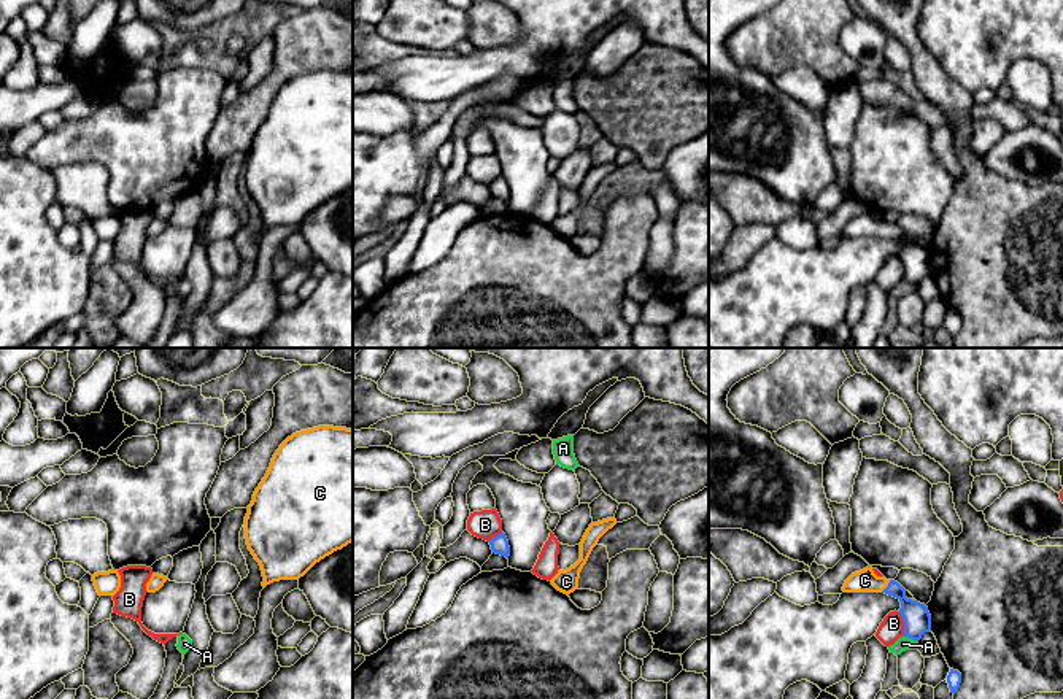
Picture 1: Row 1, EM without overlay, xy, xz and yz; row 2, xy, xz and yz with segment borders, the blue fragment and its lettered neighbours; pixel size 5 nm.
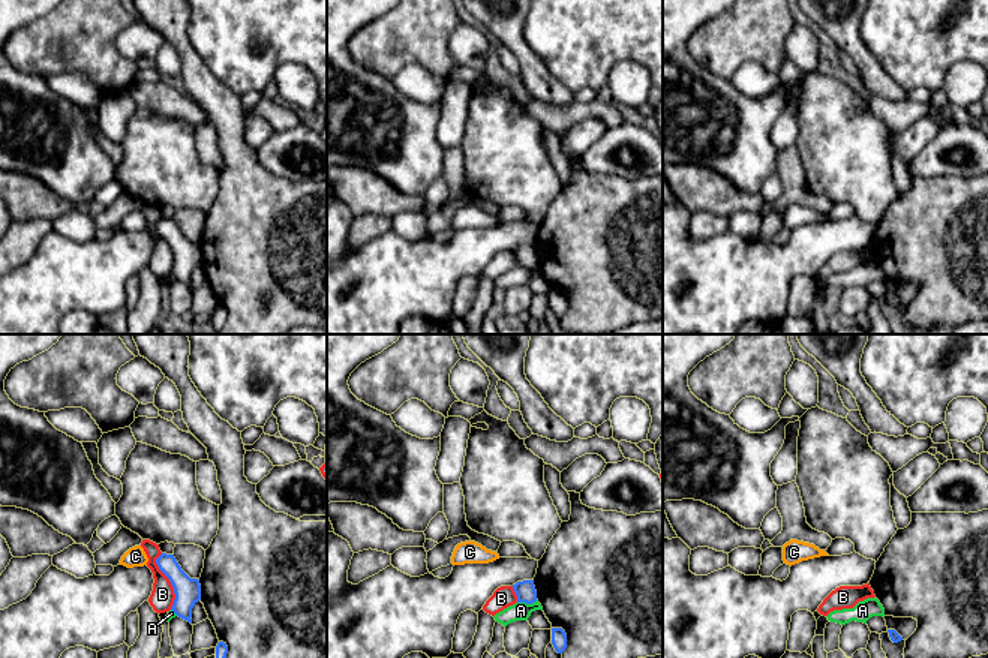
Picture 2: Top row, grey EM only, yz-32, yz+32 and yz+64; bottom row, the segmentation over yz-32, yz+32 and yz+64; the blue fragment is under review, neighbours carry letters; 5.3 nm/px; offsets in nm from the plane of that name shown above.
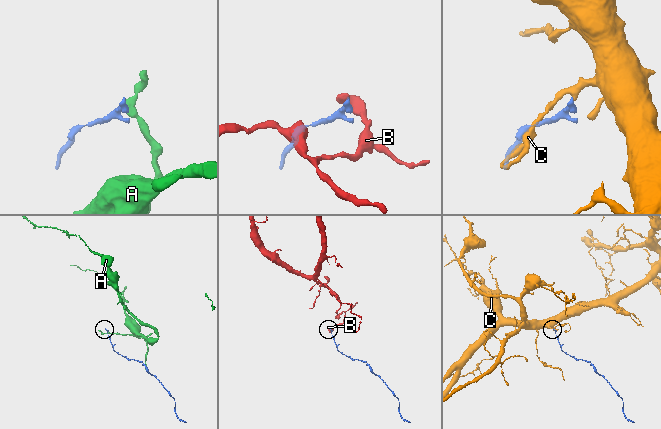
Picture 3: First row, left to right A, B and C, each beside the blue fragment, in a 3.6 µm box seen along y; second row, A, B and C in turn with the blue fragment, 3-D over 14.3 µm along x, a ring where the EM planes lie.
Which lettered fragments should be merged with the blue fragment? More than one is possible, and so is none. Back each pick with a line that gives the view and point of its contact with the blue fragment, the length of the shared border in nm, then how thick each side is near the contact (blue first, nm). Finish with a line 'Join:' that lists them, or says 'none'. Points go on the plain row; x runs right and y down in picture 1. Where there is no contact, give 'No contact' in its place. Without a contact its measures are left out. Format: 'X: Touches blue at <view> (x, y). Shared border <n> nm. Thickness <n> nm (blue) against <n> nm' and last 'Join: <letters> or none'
C: Touches blue at yz (887, 231). Shared border 80 nm. Thickness 140 nm (blue) against 120 nm
Join: C

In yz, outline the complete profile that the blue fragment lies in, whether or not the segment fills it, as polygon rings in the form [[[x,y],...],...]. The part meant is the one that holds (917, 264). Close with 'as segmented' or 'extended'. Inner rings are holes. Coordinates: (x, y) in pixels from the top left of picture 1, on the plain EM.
[[[872,211],[852,218],[844,230],[844,237],[885,237],[901,246],[899,257],[904,264],[904,281],[920,284],[931,275],[931,259],[925,248],[906,241],[906,234],[895,224],[877,221]]]; extended

